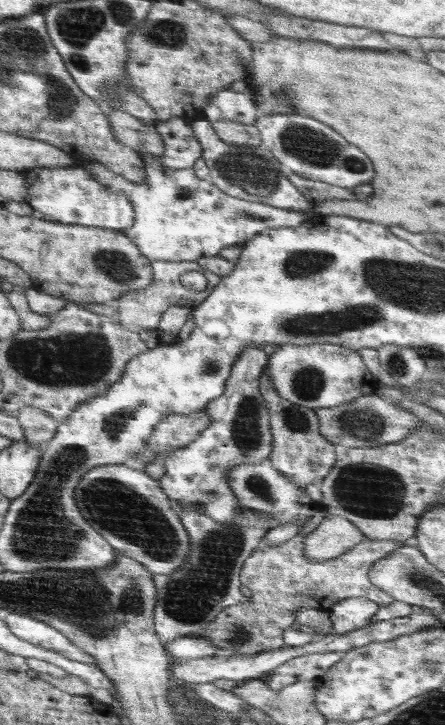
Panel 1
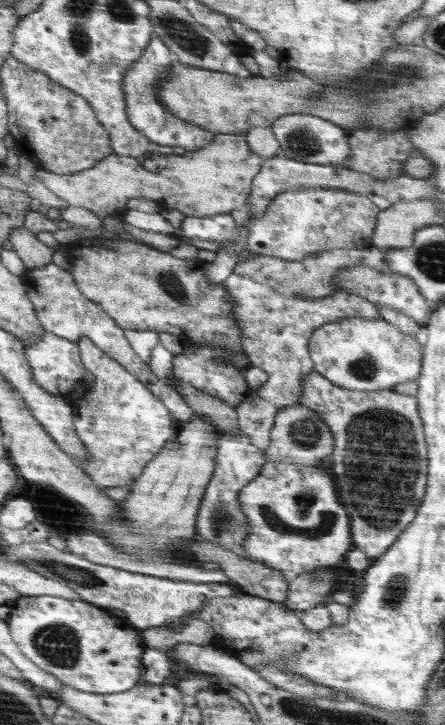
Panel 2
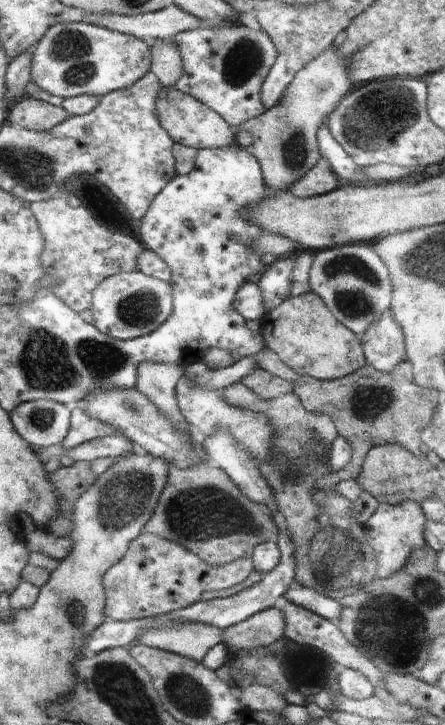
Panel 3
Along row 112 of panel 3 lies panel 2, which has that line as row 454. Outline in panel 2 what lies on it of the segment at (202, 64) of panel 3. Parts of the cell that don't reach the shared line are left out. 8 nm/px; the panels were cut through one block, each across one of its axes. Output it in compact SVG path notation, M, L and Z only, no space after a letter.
M216 425L215 428L211 429L217 434L215 469L199 506L195 534L197 538L215 542L226 550L251 559L243 552L243 542L249 535L248 519L241 510L241 504L237 496L245 484L248 484L260 474L261 468L266 464L265 456L262 450L250 444L250 439L245 432L241 430L221 430Z

